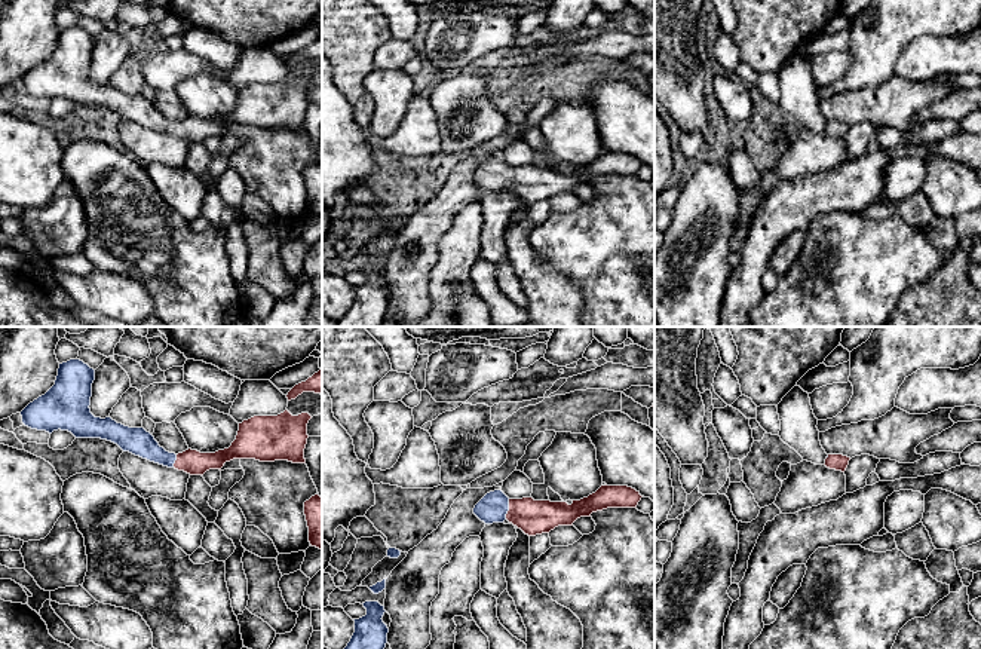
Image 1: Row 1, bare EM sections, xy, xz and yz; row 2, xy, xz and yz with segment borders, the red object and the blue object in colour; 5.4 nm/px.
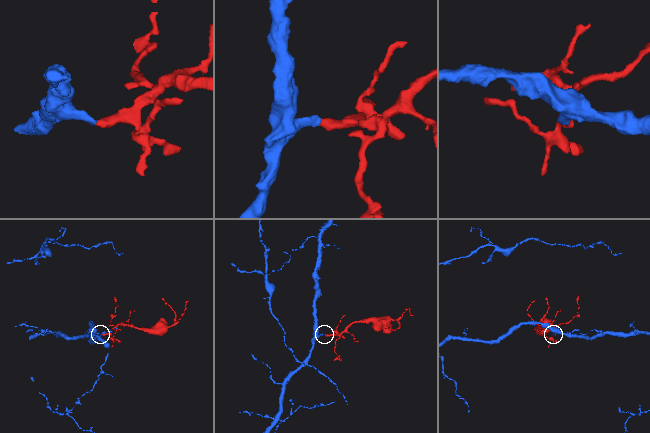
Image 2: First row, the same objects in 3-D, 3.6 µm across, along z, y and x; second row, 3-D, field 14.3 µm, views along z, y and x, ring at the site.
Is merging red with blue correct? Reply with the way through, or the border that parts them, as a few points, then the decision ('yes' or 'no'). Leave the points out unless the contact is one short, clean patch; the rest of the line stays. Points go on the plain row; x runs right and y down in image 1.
across xz (533, 184), (509, 177), (493, 174) | yes

